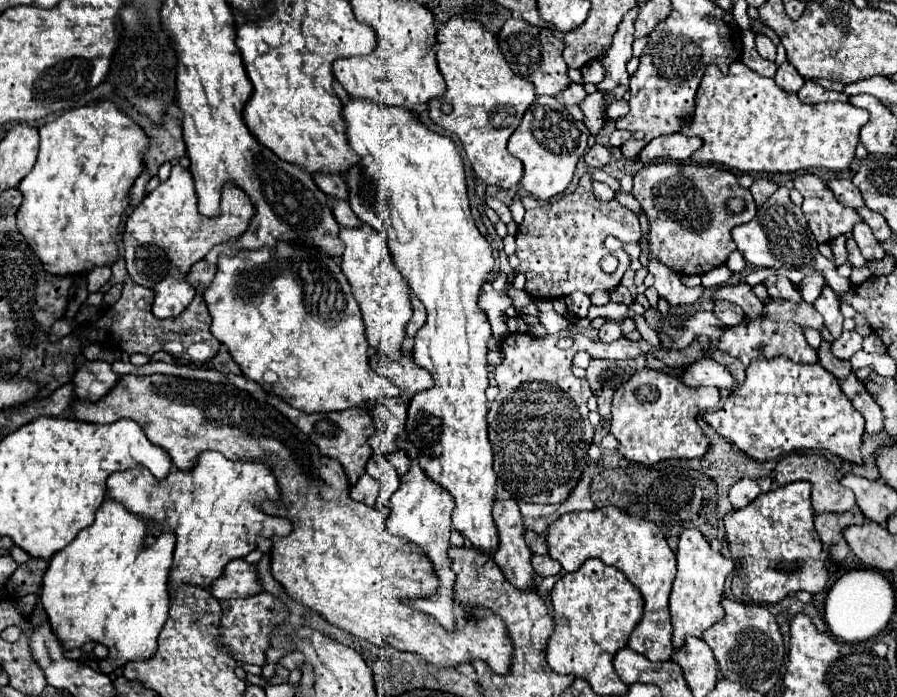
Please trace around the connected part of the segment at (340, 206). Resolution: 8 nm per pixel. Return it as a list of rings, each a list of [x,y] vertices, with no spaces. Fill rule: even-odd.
[[[336,197],[332,199],[332,213],[334,213],[336,221],[344,227],[360,227],[362,225],[362,221],[352,213],[348,201],[344,201],[344,199],[336,199]]]

